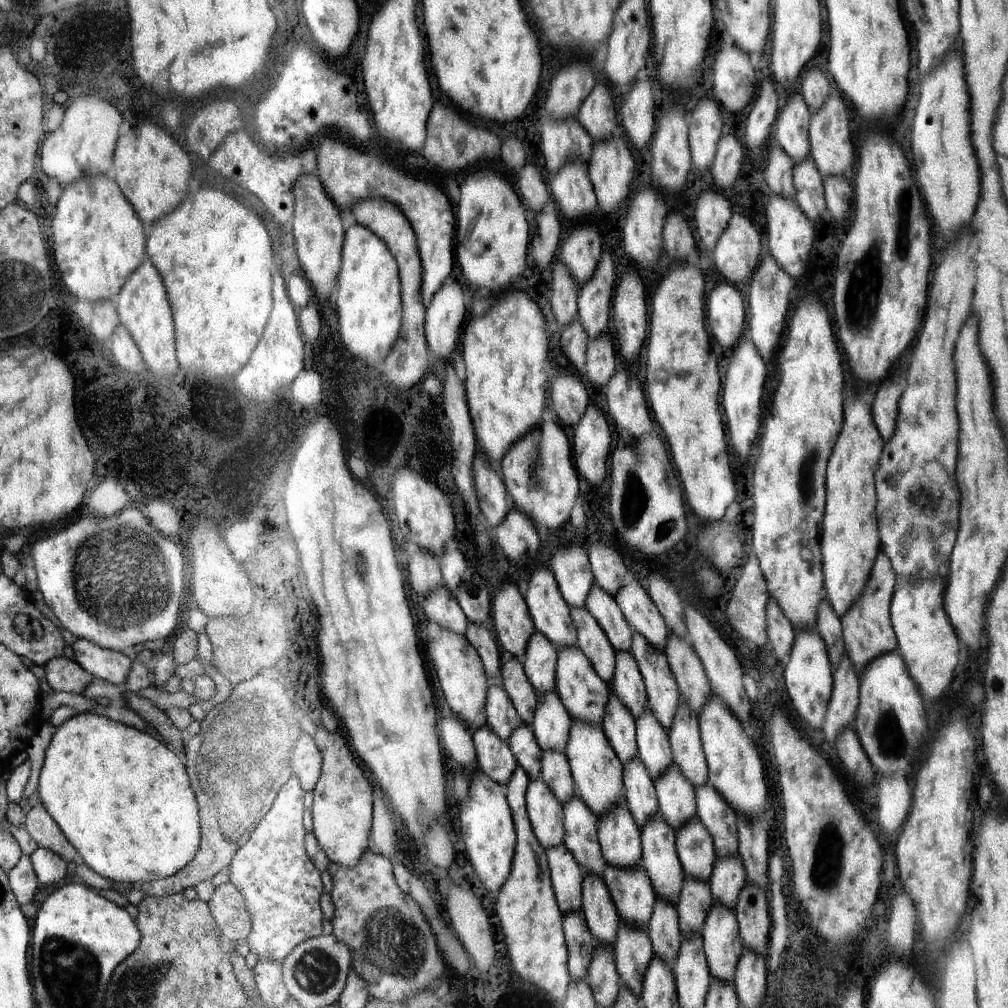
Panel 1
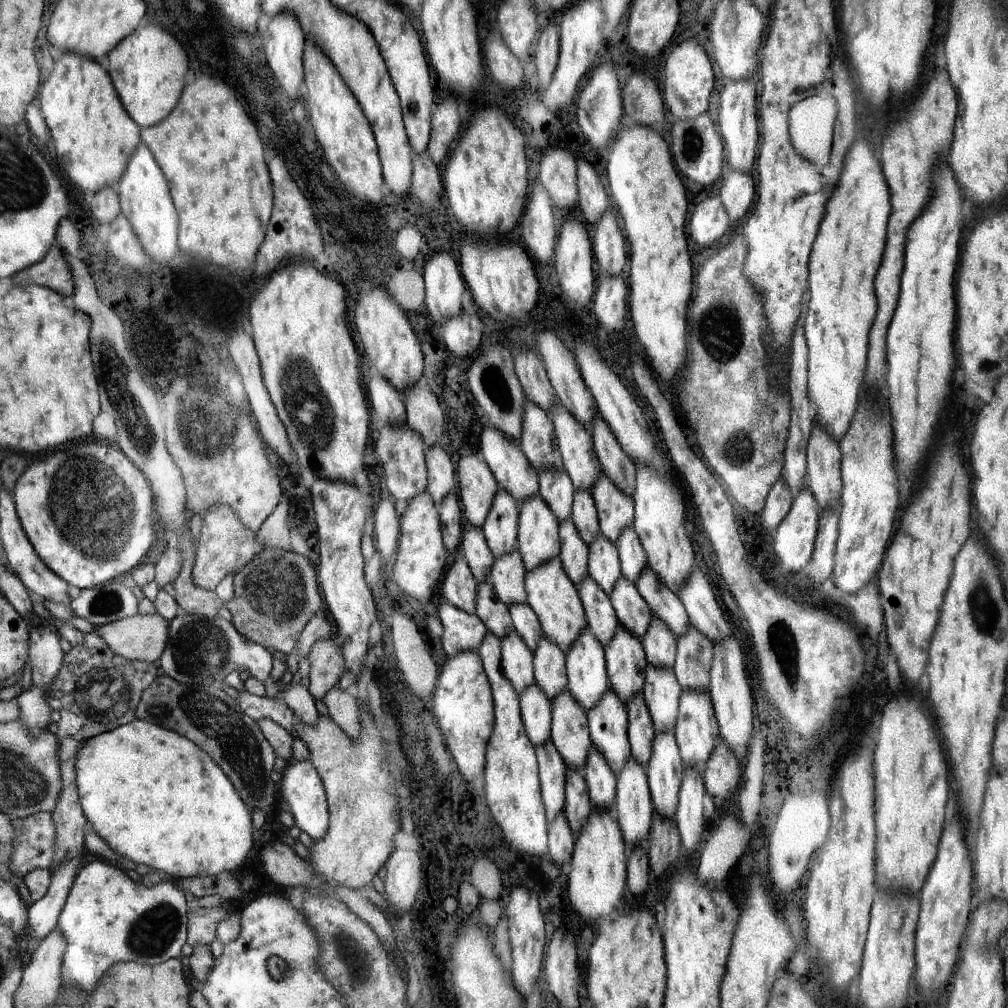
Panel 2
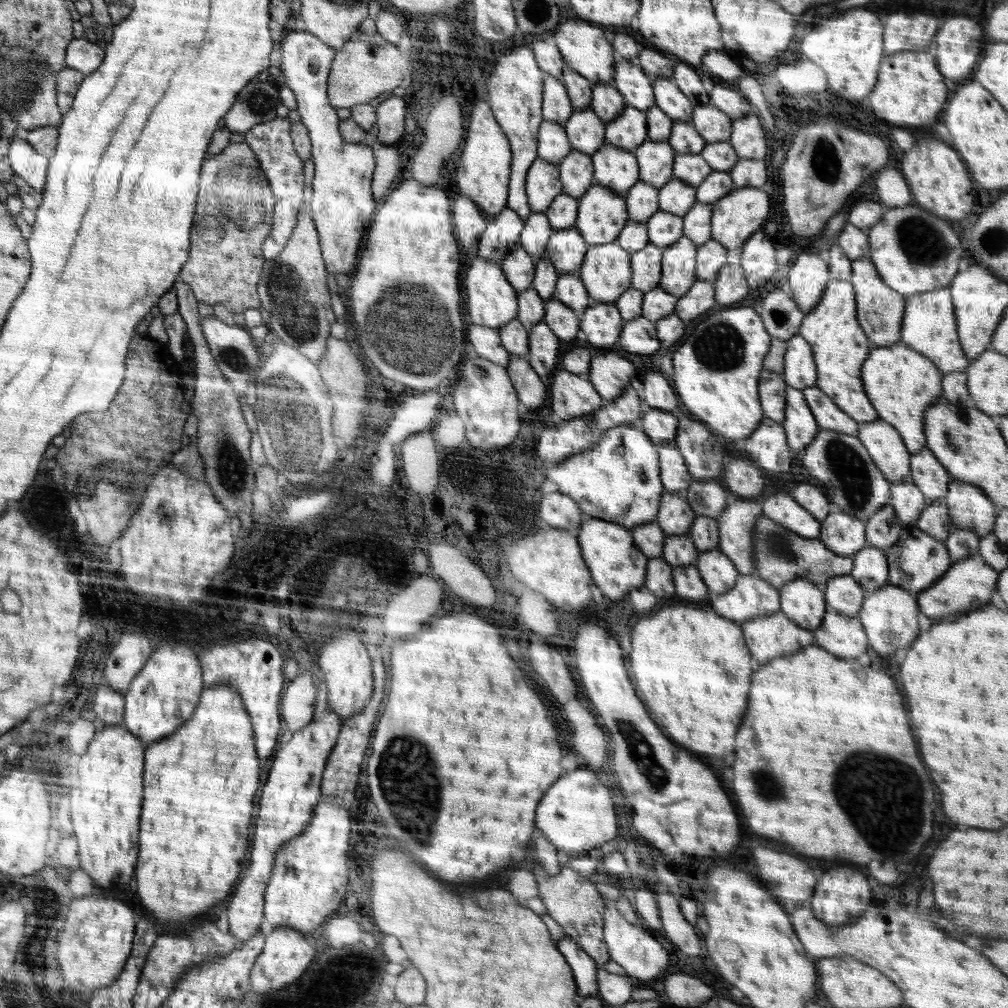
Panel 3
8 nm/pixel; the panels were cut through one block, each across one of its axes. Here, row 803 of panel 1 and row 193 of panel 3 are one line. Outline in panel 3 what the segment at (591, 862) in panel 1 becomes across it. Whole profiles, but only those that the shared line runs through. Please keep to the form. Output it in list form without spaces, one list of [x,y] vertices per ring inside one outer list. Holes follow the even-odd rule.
[[[572,149],[558,166],[559,180],[564,194],[579,199],[594,184],[593,160],[590,155]]]

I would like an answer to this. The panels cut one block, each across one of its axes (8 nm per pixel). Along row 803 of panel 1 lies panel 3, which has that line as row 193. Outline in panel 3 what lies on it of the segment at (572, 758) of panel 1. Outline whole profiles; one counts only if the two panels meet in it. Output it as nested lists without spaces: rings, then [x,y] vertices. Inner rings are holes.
[[[592,185],[578,199],[576,228],[588,245],[617,241],[629,221],[623,194],[600,185]]]

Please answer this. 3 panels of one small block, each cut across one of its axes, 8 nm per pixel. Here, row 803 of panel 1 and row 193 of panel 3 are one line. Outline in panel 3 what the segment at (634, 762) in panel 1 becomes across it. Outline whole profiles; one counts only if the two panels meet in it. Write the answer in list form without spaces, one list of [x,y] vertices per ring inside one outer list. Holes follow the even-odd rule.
[[[636,182],[625,194],[629,221],[646,222],[659,210],[658,189],[644,182]]]

